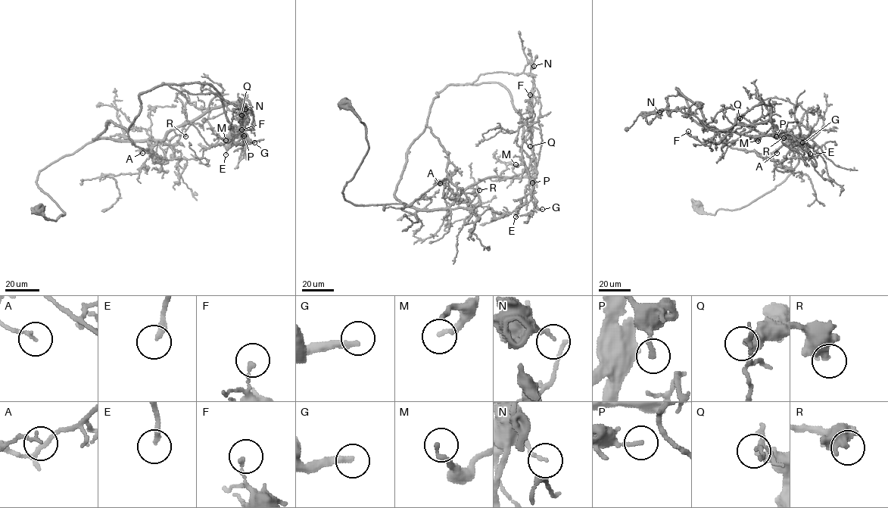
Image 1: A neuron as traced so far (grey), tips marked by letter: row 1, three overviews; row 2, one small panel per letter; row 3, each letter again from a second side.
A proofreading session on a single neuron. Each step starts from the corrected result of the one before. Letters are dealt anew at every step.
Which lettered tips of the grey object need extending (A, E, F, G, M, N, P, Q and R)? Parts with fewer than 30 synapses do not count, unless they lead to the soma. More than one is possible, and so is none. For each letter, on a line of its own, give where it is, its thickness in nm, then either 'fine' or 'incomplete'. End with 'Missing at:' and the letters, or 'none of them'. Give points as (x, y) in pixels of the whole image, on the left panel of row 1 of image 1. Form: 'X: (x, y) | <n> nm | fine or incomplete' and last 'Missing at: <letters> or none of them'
A: (142, 153) | 150 nm | fine
E: (225, 154) | 240 nm | fine
F: (241, 129) | 170 nm | fine
G: (254, 142) | 280 nm | incomplete
M: (225, 140) | 180 nm | fine
N: (245, 109) | 150 nm | fine
P: (244, 135) | 190 nm | fine
Q: (241, 115) | 280 nm | fine
R: (185, 136) | 500 nm | fine
Missing at: G

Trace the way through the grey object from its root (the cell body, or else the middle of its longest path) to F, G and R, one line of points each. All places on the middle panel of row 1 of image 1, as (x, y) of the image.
F: (344, 101), (365, 125), (369, 148), (344, 197), (438, 210), (481, 180), (525, 171), (534, 159), (530, 95)
G: (344, 101), (369, 147), (343, 191), (353, 204), (438, 210), (484, 179), (535, 177), (542, 209)
R: (344, 101), (365, 125), (369, 147), (343, 191), (346, 200), (438, 210), (468, 187), (479, 190)

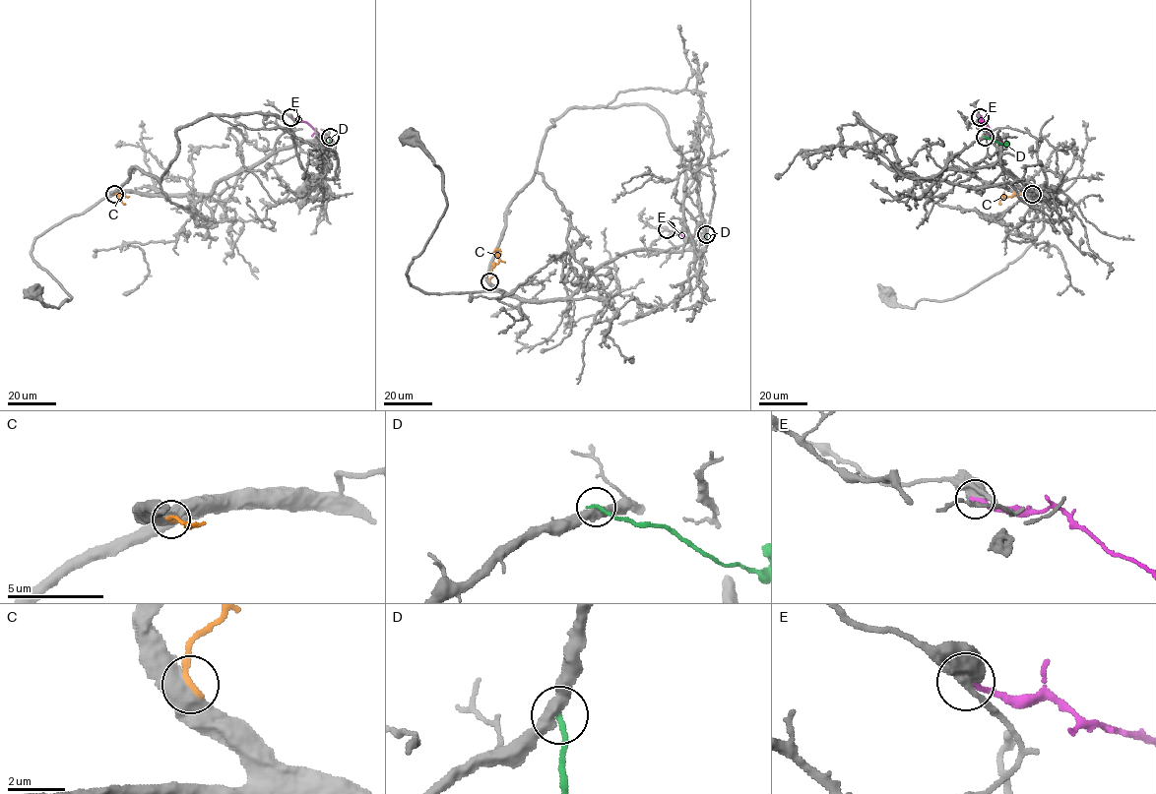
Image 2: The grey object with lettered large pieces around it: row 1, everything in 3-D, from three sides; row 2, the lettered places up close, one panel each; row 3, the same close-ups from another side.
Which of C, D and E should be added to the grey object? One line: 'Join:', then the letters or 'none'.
Join: C

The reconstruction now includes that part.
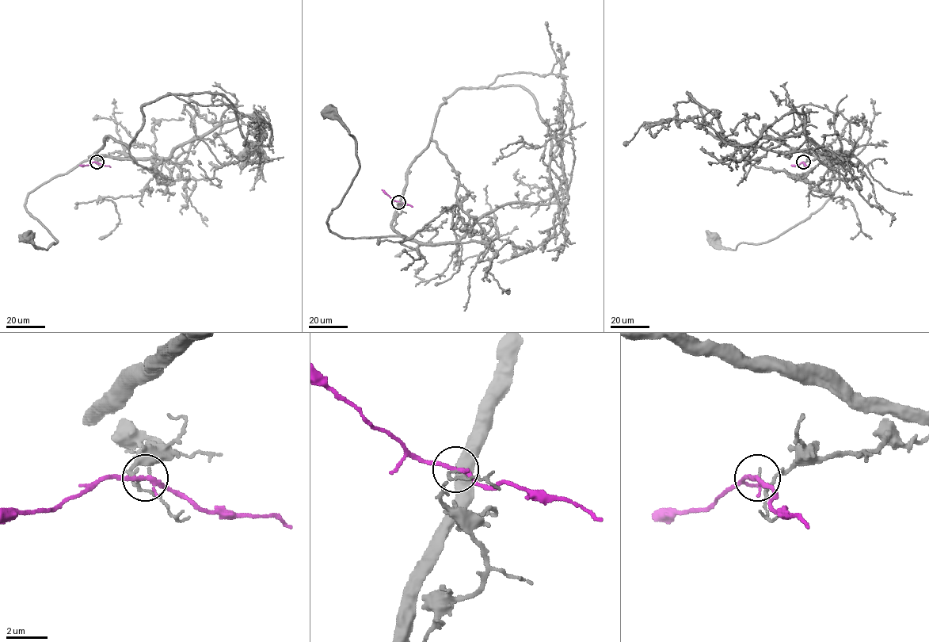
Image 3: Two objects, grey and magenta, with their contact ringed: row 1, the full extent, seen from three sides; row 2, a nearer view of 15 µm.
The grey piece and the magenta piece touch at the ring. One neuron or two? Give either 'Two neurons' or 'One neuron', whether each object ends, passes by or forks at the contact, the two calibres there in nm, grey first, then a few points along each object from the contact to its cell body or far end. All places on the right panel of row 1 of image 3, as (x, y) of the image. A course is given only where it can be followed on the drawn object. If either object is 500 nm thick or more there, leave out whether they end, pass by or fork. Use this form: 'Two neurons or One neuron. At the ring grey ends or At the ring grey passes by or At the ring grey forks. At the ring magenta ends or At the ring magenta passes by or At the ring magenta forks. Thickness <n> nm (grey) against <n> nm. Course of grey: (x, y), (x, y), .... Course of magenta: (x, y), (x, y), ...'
One neuron. At the ring grey passes by. At the ring magenta passes by. Thickness 100 nm (grey) against 180 nm. Course of grey: (803, 162), (837, 156), (839, 176), (831, 196), (804, 221), (767, 241), (740, 242), (735, 250), (710, 238). Course of magenta: (803, 162), (791, 165)

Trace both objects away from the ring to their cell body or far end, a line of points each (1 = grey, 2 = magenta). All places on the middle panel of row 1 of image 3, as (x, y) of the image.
1: (398, 202), (397, 235), (343, 238), (329, 230), (329, 216), (359, 166), (355, 139), (329, 108)
2: (398, 202), (382, 189)

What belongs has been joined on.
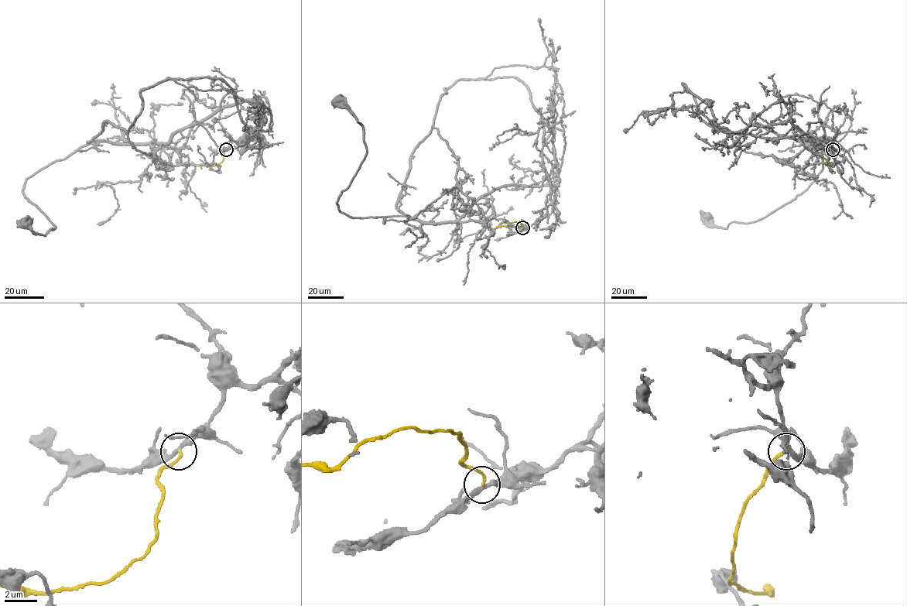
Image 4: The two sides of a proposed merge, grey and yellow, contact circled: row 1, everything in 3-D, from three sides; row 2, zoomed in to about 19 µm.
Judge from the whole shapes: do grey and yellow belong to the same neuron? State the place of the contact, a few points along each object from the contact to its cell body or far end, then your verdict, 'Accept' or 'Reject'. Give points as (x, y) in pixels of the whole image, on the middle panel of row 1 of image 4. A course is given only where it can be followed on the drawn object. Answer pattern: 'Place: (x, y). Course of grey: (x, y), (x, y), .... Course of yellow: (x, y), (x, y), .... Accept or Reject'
Place: (522, 227). Course of grey: (523, 227), (557, 186), (504, 185), (438, 223), (342, 213), (338, 198), (367, 151), (339, 99). Course of yellow: (523, 227), (520, 222), (515, 221), (507, 226), (496, 226). Reject

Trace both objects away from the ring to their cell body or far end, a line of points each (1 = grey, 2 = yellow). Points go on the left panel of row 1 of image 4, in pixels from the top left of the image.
1: (226, 148), (260, 131), (253, 101), (165, 143), (81, 146), (24, 185), (55, 227), (46, 235), (25, 223)
2: (226, 149), (223, 160), (217, 165), (196, 166)

